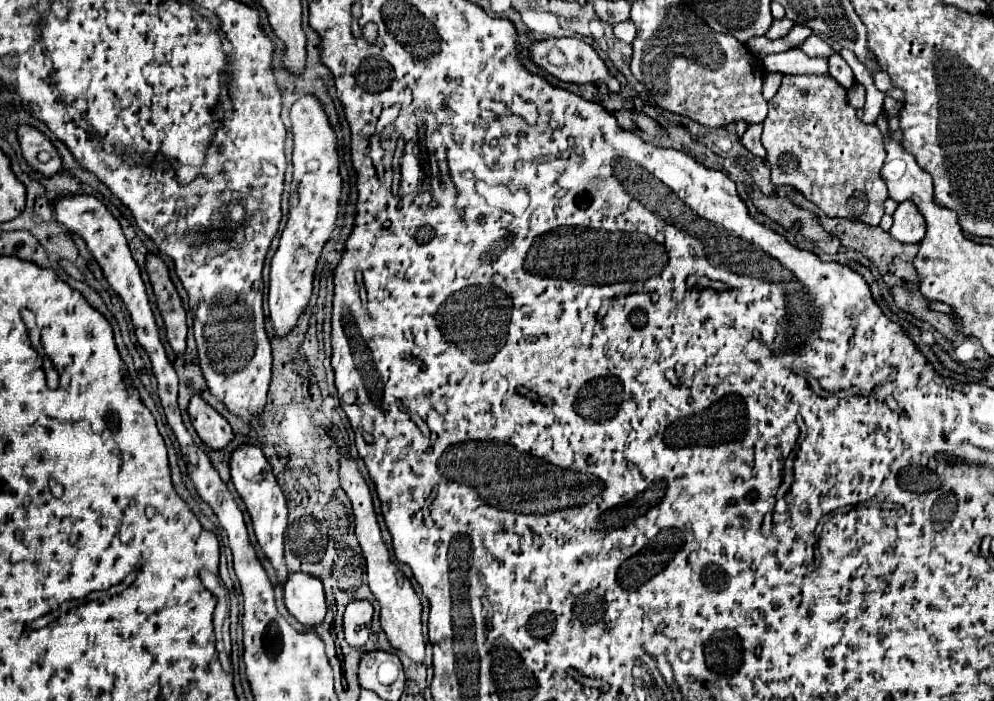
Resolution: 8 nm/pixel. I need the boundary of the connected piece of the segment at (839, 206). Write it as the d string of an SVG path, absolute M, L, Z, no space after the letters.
M784 76L778 92L772 100L768 100L762 146L766 148L766 162L772 170L772 184L796 188L830 218L850 218L878 226L884 216L884 202L888 198L886 184L880 178L886 150L882 146L878 128L856 118L856 110L848 104L846 94L848 92L832 76Z

